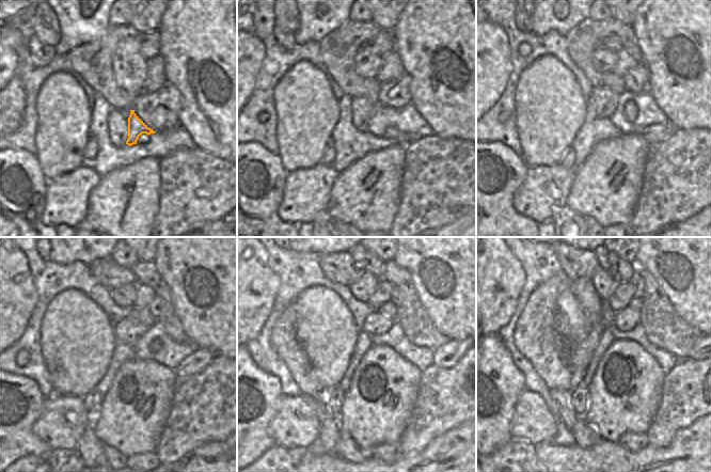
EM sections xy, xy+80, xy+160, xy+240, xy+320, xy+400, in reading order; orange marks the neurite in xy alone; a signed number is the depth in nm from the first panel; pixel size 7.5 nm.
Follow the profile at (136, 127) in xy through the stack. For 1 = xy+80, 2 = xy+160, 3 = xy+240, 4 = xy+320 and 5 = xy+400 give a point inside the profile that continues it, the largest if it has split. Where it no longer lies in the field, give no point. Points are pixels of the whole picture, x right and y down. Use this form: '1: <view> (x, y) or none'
1: xy+80 (379, 126)
2: xy+160 (652, 134)
3: xy+240 (200, 358)
4: xy+320 (445, 357)
5: xy+400 (693, 355)

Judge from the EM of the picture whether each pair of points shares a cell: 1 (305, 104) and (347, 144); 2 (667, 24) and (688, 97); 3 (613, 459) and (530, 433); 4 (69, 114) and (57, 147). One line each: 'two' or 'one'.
1: two
2: one
3: two
4: one

